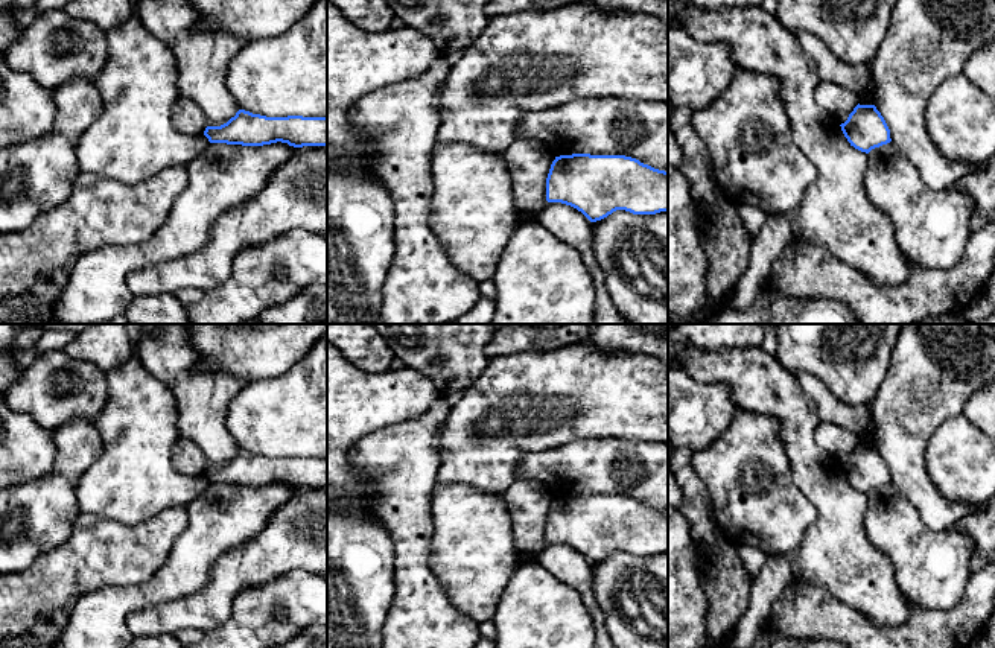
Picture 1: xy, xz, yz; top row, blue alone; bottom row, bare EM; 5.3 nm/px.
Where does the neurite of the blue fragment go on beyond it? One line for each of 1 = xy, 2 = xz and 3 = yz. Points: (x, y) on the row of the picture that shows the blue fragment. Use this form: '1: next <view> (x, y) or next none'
1: next none
2: next none
3: next none

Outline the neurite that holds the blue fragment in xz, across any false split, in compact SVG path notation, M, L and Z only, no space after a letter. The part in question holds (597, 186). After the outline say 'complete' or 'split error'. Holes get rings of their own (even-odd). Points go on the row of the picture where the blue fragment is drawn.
M560 155L546 178L546 201L581 211L590 222L616 210L668 211L668 172L625 155Z | complete

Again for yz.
M858 103L840 126L850 146L866 154L892 141L890 129L875 105Z | complete

